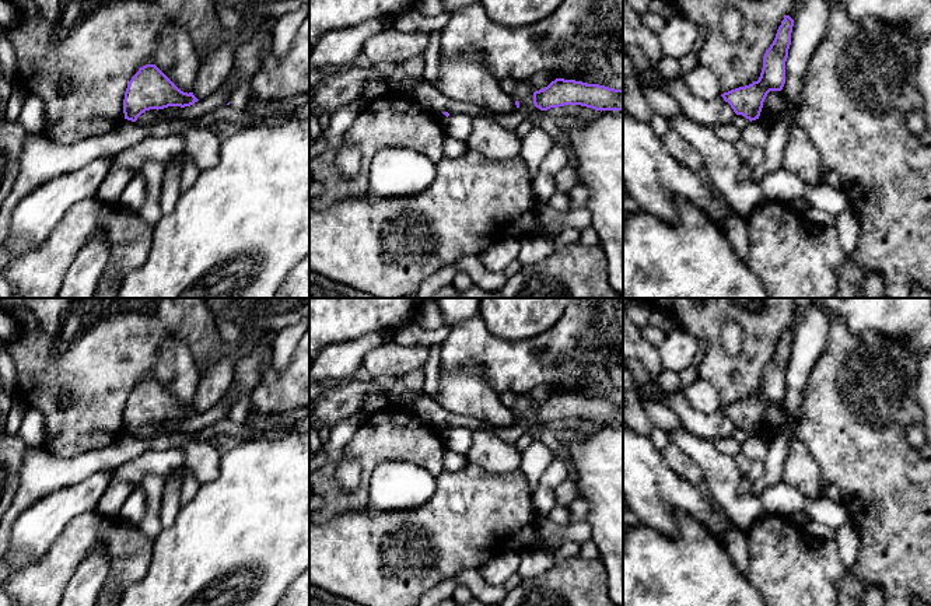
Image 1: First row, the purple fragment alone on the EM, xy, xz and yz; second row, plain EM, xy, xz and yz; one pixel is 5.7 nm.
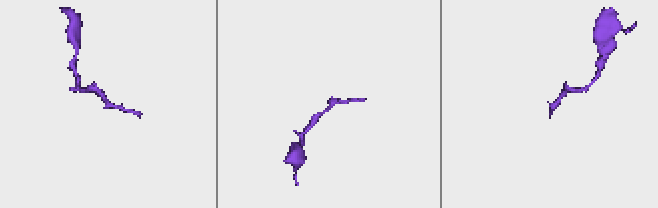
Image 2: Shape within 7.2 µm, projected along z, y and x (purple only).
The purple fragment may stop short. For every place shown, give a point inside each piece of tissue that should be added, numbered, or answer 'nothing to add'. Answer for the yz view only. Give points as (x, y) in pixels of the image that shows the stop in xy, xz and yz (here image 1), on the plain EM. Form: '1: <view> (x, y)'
nothing to add

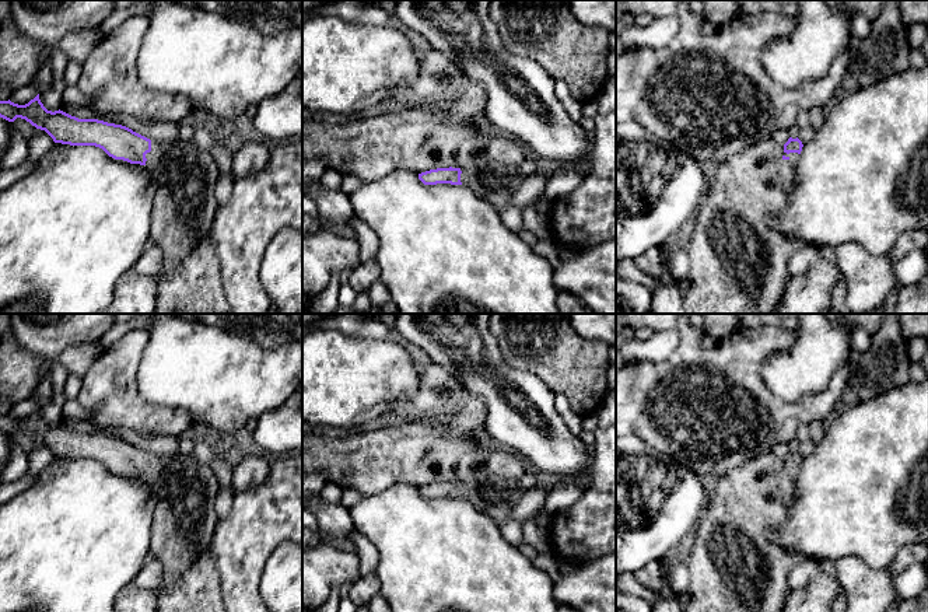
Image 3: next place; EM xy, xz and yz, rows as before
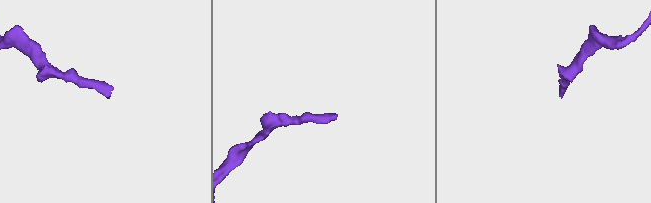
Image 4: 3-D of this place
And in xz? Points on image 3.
1: xz (494, 496)

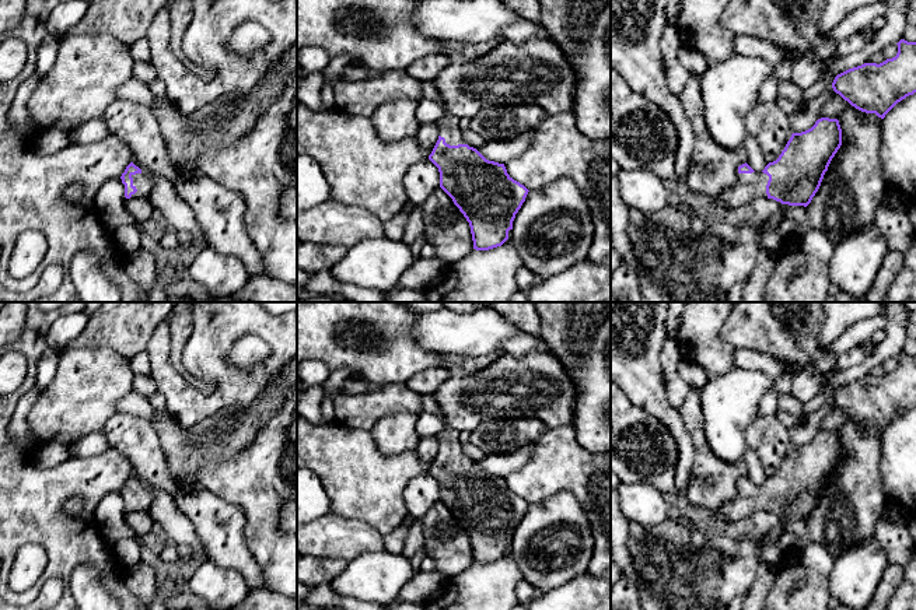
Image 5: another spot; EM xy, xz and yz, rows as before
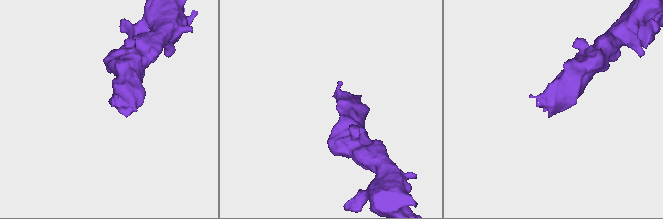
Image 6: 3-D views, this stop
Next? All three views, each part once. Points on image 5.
1: xy (142, 495)

